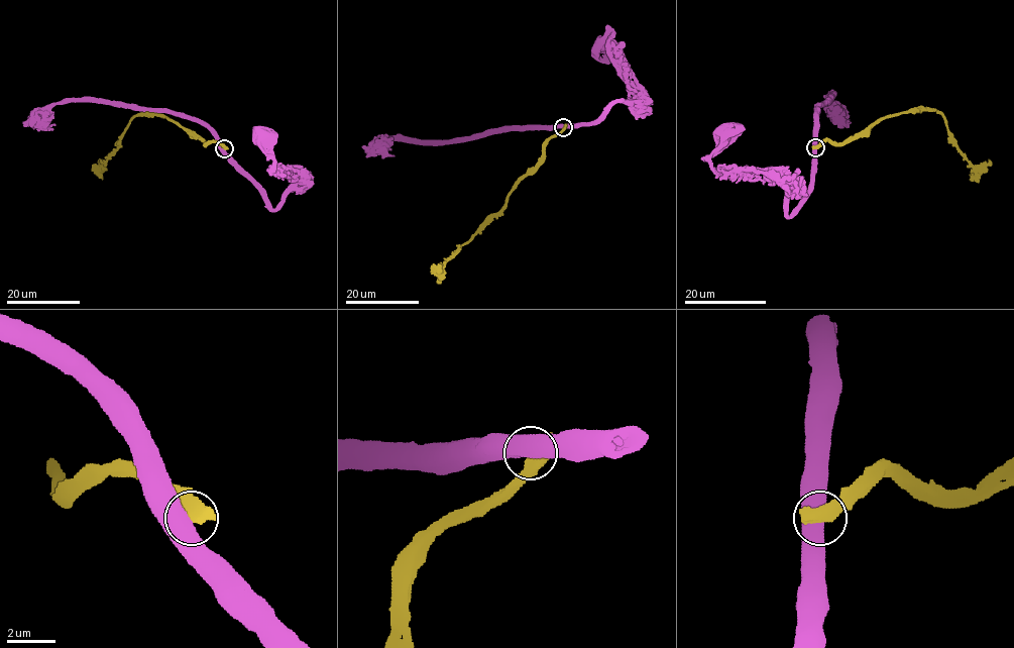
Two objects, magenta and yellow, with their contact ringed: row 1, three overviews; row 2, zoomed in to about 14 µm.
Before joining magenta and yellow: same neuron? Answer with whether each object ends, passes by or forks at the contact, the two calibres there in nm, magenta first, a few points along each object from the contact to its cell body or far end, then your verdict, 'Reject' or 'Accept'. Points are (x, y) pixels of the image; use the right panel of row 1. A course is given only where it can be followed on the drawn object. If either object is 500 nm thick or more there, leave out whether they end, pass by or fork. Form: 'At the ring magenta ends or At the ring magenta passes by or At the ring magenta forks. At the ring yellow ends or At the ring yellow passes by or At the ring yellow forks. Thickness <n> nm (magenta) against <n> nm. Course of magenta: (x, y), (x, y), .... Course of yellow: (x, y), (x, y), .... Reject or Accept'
Thickness 750 nm (magenta) against 650 nm. Course of magenta: (815, 147), (812, 188), (788, 216), (787, 180), (779, 173), (716, 172), (709, 157), (719, 146), (721, 134). Course of yellow: (816, 147), (825, 140), (846, 143), (882, 119), (935, 110), (953, 144), (974, 166), (986, 165), (988, 158). Reject

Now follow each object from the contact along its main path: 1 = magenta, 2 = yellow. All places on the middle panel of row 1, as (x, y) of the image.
1: (563, 126), (592, 124), (614, 102), (636, 102), (639, 98), (609, 50), (612, 32), (600, 43)
2: (563, 127), (549, 139), (541, 160), (517, 186), (505, 205), (443, 267), (438, 281)

